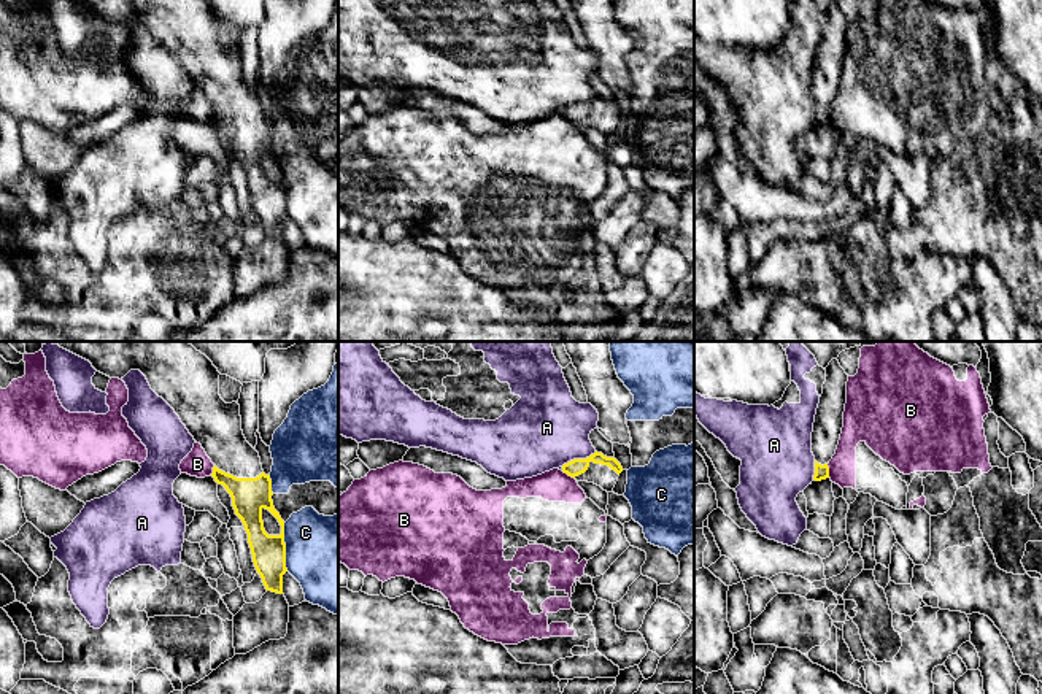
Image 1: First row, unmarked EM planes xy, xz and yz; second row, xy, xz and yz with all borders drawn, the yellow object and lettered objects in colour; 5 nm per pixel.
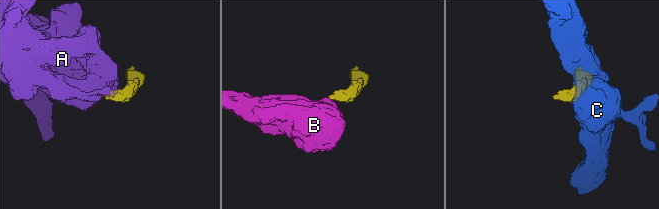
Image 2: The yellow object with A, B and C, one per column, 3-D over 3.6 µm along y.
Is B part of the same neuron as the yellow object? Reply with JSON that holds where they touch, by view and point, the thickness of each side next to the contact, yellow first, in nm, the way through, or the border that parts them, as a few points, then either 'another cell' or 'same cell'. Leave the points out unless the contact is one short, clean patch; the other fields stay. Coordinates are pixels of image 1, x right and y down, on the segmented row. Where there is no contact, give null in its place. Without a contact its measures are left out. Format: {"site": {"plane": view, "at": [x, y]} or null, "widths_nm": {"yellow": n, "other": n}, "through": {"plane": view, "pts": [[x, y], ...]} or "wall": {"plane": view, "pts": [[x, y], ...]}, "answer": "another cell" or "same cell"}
{"site": {"plane": "yz", "at": [828, 470]}, "widths_nm": {"yellow": 80, "other": 140}, "wall": {"plane": "yz", "pts": [[826, 464], [829, 477]]}, "answer": "another cell"}

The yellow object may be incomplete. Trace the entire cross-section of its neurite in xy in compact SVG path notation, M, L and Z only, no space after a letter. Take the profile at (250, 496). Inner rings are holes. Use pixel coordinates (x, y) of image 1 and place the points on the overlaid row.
M41 341L43 345L52 343L60 348L89 360L92 367L110 376L124 378L130 370L140 370L151 389L162 397L179 416L189 434L197 443L202 445L206 456L214 464L211 476L218 484L222 484L232 497L235 515L241 519L248 534L248 543L253 554L253 562L267 591L283 594L283 575L286 569L286 543L284 543L284 521L273 507L272 500L272 480L262 470L259 453L246 441L241 430L240 405L237 402L226 403L219 395L219 372L213 362L197 351L187 341ZM262 510L268 510L280 522L281 534L268 535L264 529Z

